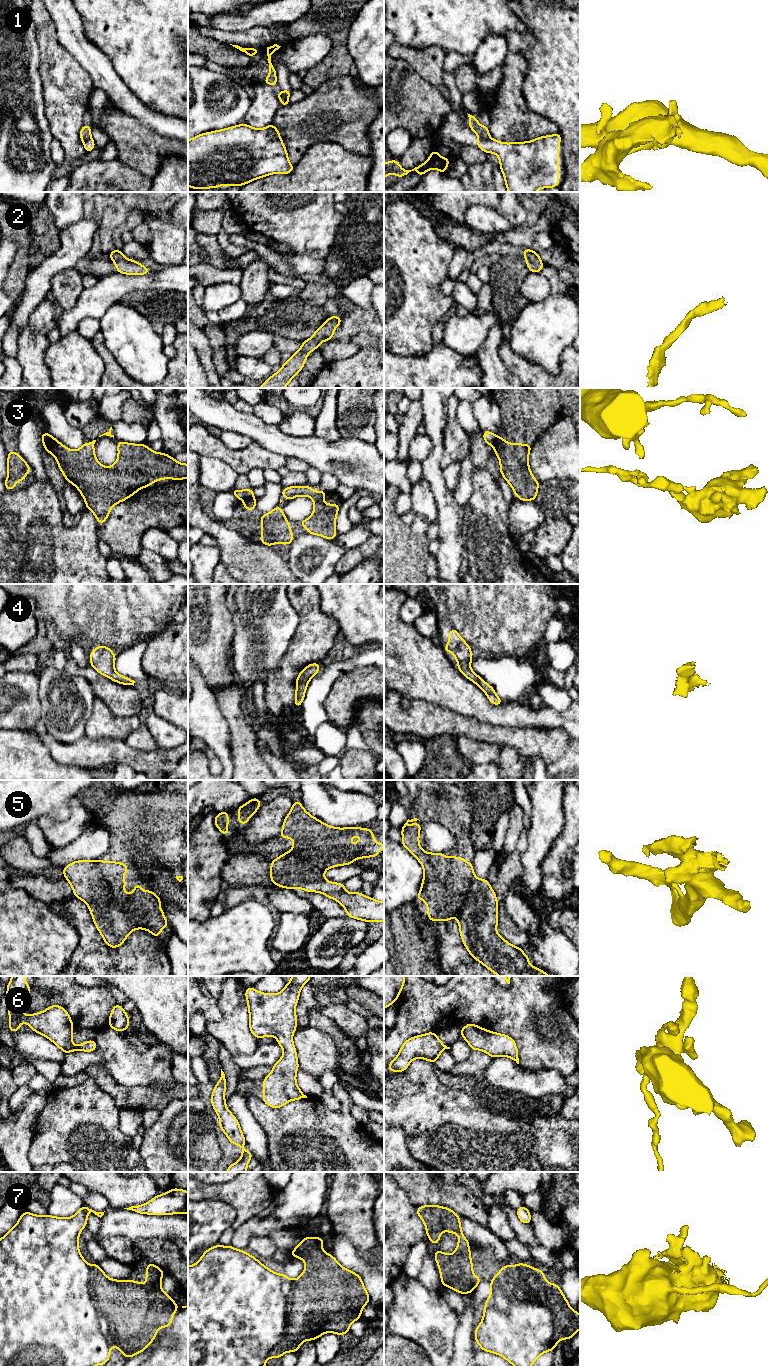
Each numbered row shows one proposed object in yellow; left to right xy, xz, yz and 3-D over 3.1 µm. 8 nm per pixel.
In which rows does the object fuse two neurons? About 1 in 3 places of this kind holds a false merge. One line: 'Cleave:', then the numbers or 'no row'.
Cleave: 1, 3, 5, 7

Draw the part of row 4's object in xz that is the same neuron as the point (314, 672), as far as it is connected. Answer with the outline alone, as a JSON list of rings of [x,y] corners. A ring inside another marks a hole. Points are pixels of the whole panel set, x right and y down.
[[[312,663],[307,665],[302,671],[300,671],[299,676],[297,677],[296,683],[296,694],[294,704],[297,709],[304,700],[304,695],[306,693],[307,685],[312,677],[314,677],[319,671],[321,664]]]

